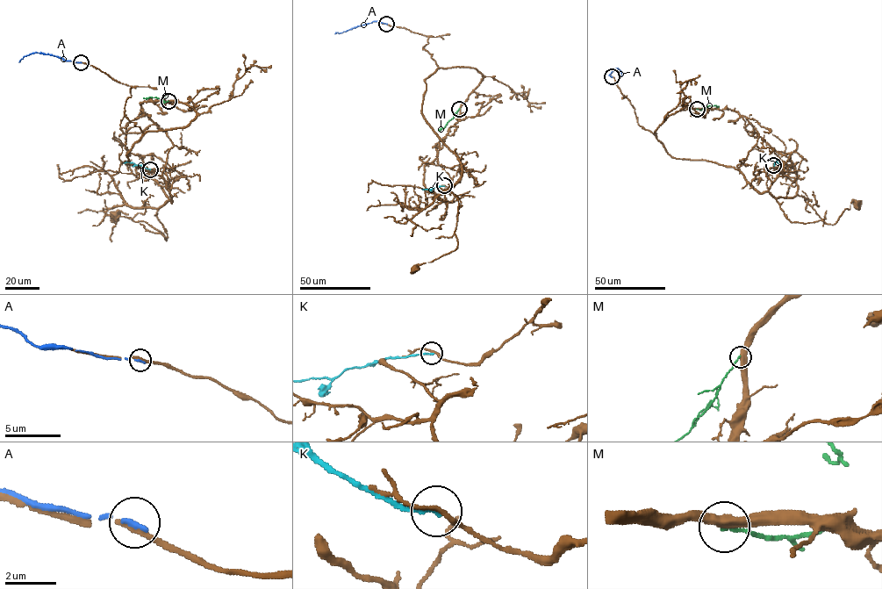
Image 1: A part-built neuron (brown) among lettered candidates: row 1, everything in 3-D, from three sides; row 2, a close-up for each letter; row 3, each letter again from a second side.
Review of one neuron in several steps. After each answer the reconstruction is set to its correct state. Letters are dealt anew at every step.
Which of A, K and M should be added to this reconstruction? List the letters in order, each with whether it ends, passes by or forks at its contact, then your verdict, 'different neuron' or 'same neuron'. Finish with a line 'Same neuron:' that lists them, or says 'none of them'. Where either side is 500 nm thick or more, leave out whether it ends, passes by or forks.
A: it ends | different neuron
K: it ends | different neuron
M: it ends | different neuron
Same neuron: none of them

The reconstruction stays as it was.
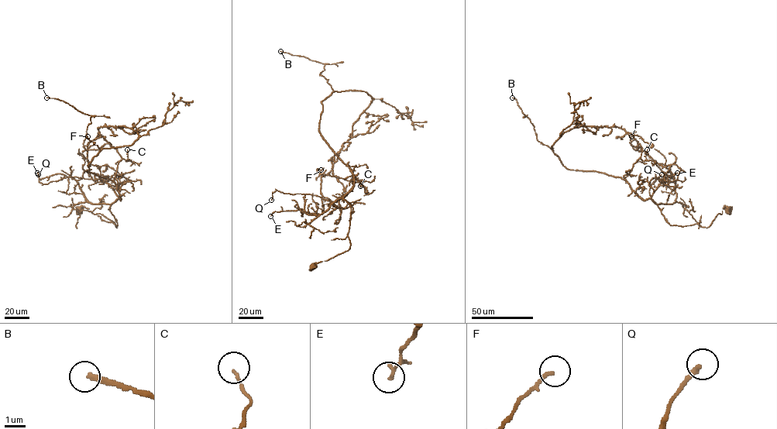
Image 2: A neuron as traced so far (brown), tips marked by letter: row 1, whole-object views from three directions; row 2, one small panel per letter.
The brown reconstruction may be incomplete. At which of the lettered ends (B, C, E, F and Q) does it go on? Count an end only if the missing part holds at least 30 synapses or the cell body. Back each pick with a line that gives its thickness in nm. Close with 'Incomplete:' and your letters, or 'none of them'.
B: 240 nm
Incomplete: B

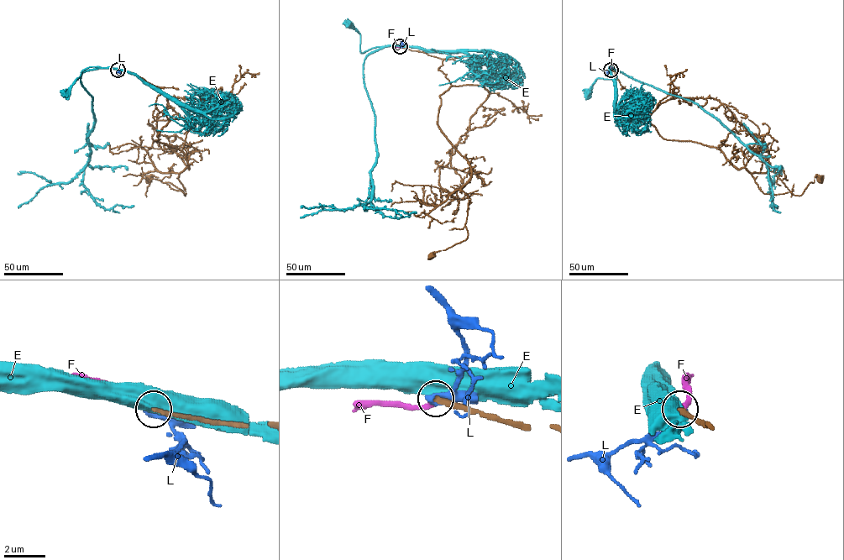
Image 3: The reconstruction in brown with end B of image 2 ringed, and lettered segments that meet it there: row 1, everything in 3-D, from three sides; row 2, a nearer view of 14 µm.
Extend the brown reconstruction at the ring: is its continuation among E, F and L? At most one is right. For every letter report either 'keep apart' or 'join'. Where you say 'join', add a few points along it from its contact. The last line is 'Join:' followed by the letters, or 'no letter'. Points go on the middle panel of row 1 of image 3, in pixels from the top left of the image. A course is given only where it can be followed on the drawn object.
E: keep apart
F: keep apart
L: keep apart
Join: no letter

